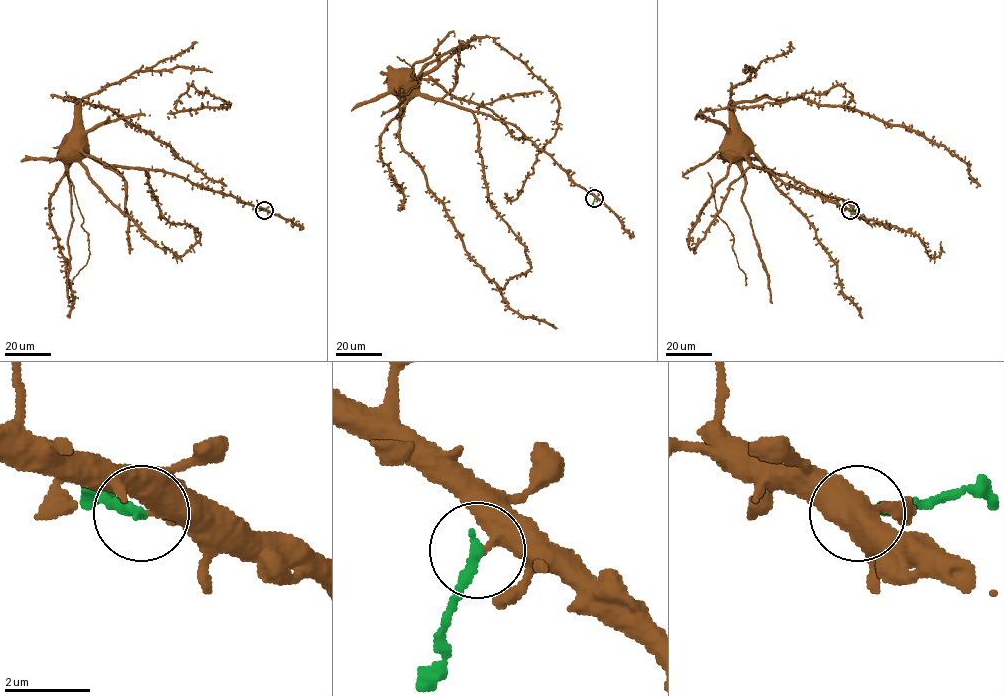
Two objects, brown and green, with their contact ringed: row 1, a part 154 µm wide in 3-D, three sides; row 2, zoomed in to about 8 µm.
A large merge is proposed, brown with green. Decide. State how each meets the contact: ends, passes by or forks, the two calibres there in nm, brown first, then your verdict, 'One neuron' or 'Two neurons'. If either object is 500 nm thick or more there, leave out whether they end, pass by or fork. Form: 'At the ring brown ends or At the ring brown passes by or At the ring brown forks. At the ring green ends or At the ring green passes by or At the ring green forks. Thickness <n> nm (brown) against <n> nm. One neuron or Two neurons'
At the ring brown ends. At the ring green ends. Thickness 480 nm (brown) against 260 nm. Two neurons

